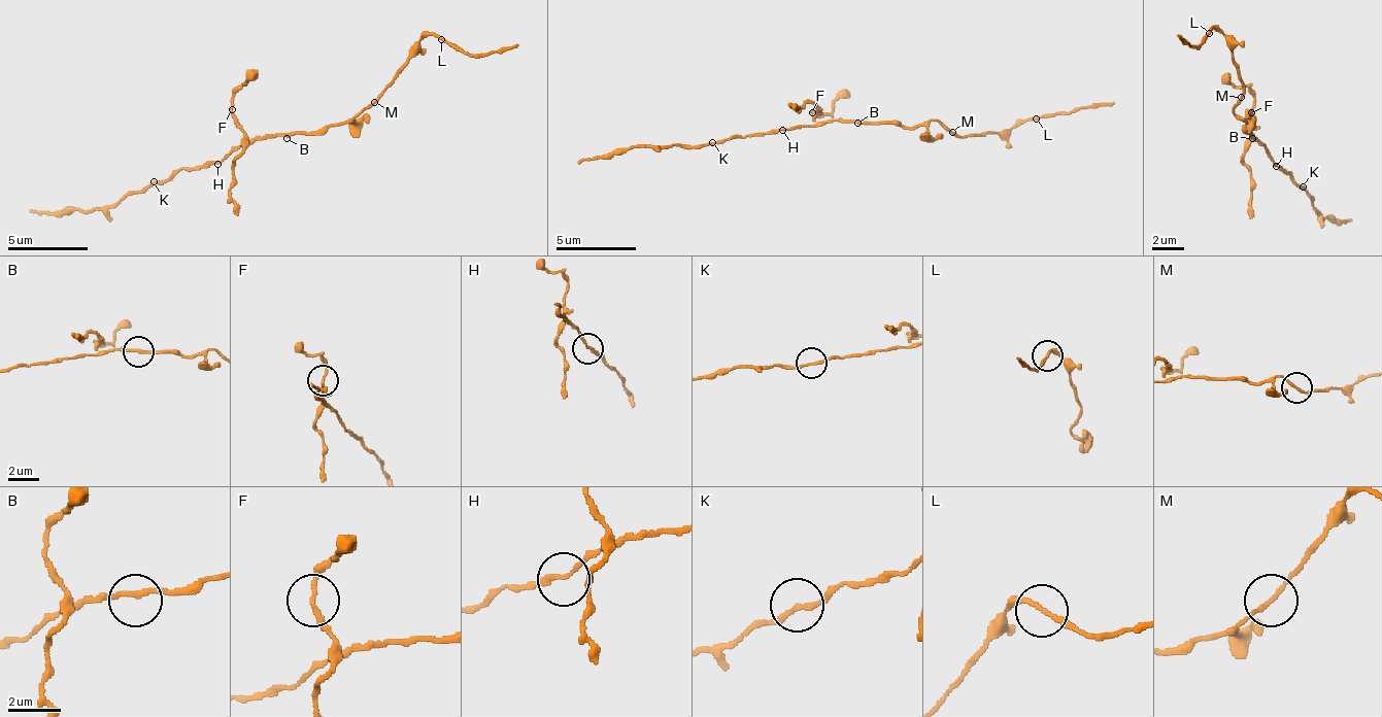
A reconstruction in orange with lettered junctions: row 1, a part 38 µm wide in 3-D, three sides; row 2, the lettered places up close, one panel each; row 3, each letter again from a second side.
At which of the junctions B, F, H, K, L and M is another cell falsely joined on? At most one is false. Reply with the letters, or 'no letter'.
F

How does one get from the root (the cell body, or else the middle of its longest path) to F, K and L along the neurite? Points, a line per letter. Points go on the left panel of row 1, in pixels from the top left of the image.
F: (285, 134), (255, 135), (249, 138), (237, 123), (233, 110)
K: (285, 134), (255, 135), (232, 147), (222, 160), (206, 160), (191, 168), (175, 169), (165, 181), (154, 181)
L: (285, 134), (291, 130), (326, 130), (350, 122), (395, 77), (427, 36), (438, 36), (441, 39)

